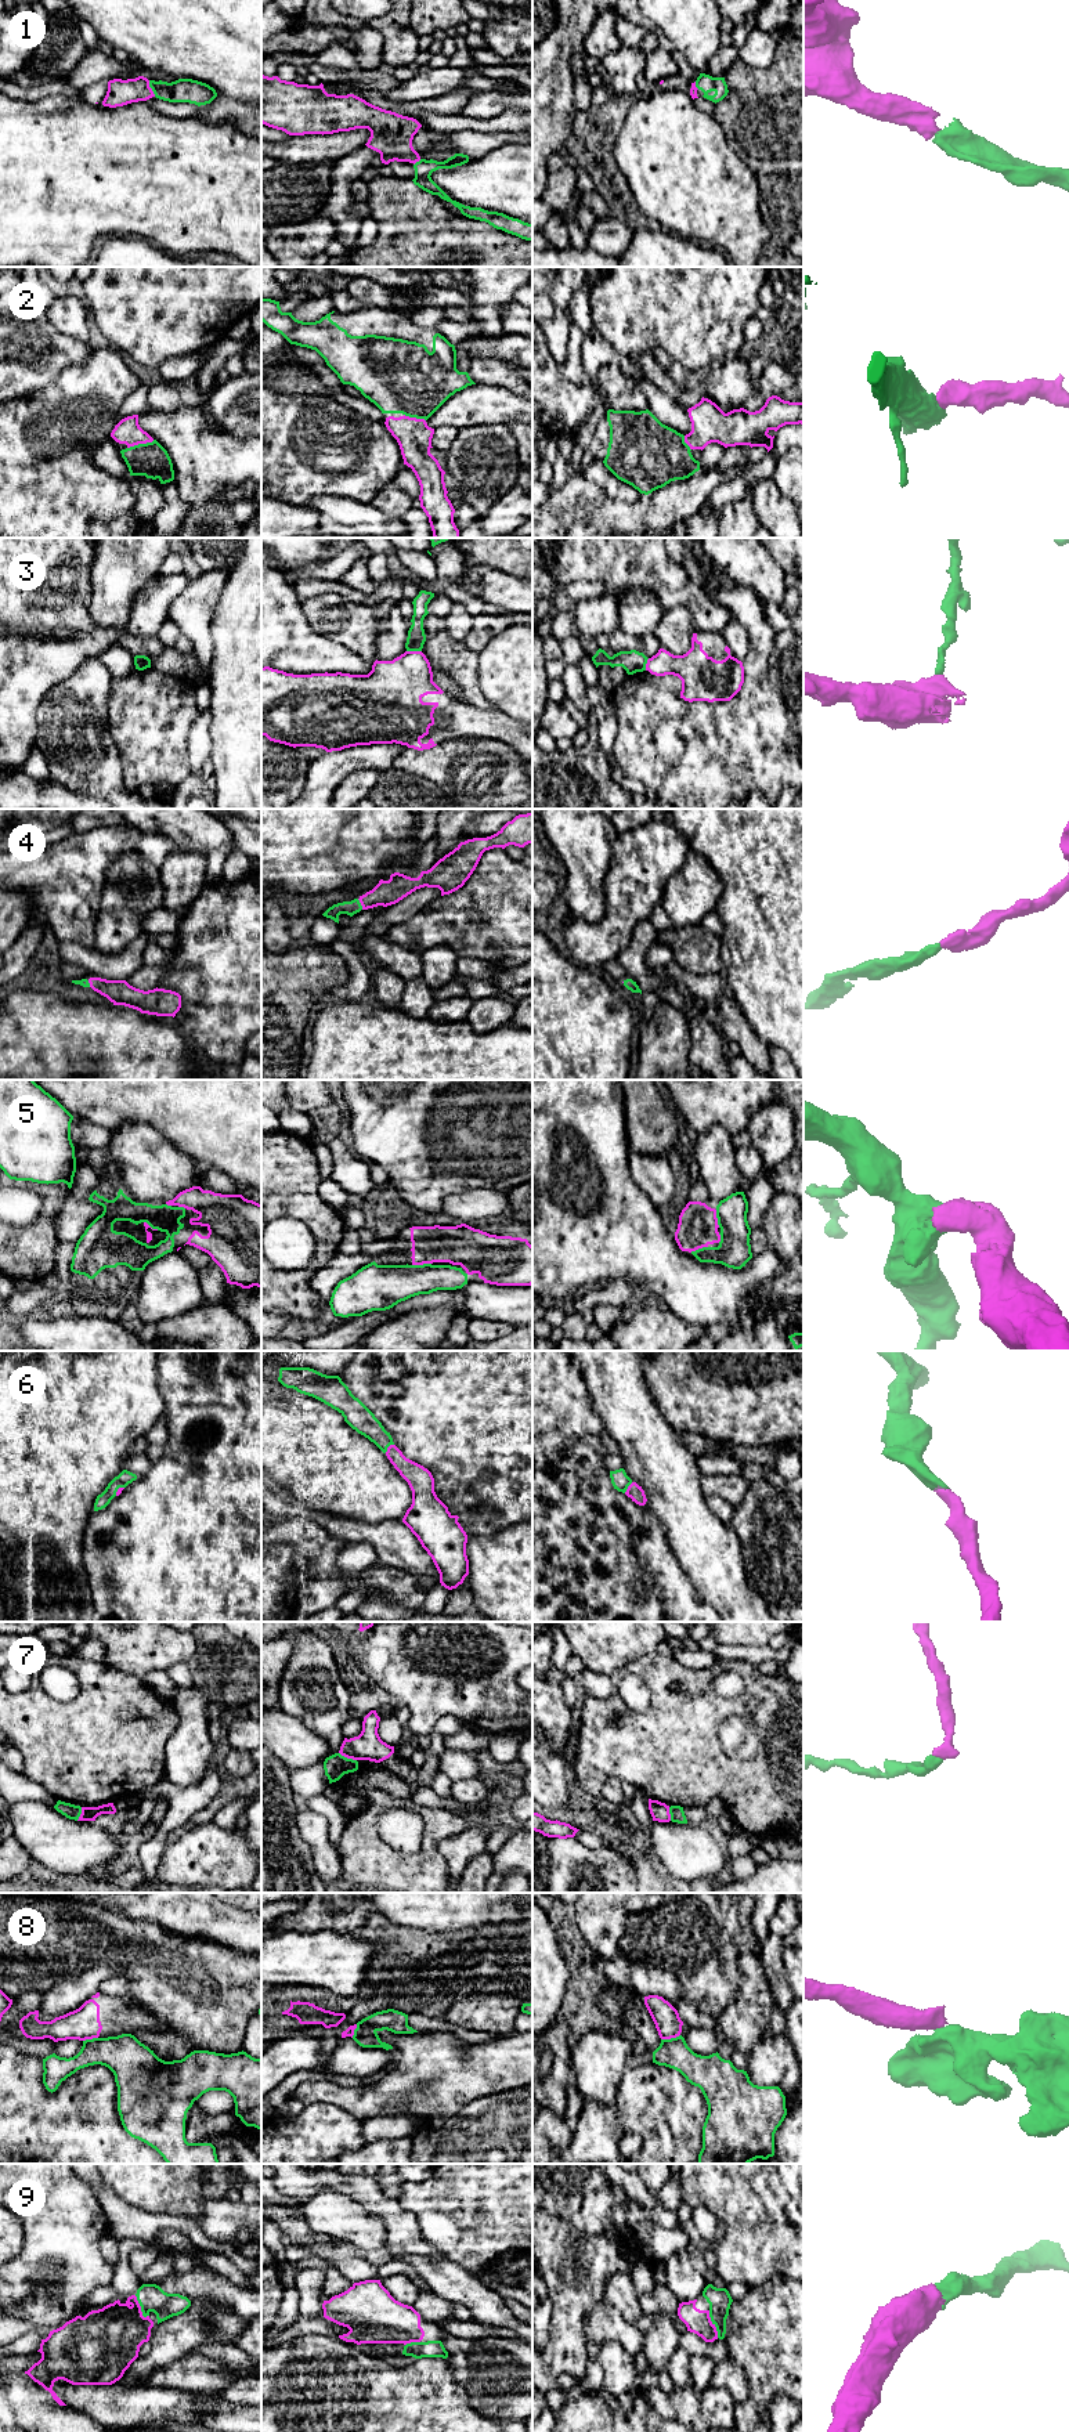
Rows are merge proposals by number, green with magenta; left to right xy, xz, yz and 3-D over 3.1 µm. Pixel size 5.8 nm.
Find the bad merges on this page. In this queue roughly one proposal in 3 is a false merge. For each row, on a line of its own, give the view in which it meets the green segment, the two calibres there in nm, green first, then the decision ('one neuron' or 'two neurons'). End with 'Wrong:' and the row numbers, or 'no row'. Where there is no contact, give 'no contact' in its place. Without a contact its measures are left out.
1: meets green in xy; 140 nm thick on the green side, 150 nm on the other; one neuron
2: meets green in xy; 200 nm thick on the green side, 150 nm on the other; one neuron
3: meets green in xz; 110 nm thick on the green side, 320 nm on the other; two neurons
4: meets green in xz; 80 nm thick on the green side, 150 nm on the other; one neuron
5: meets green in xz; 260 nm thick on the green side, 220 nm on the other; one neuron
6: meets green in xz; 150 nm thick on the green side, 140 nm on the other; one neuron
7: meets green in xz; 140 nm thick on the green side, 160 nm on the other; two neurons
8: meets green in yz; 180 nm thick on the green side, 150 nm on the other; two neurons
9: meets green in yz; 140 nm thick on the green side, 140 nm on the other; one neuron
Wrong: 3, 7, 8

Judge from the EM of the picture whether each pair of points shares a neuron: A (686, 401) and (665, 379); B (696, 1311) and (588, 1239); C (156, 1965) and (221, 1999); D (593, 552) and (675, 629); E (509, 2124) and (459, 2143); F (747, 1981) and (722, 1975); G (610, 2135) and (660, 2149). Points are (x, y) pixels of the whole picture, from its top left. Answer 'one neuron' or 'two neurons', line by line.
A: one neuron
B: one neuron
C: one neuron
D: two neurons
E: one neuron
F: two neurons
G: two neurons

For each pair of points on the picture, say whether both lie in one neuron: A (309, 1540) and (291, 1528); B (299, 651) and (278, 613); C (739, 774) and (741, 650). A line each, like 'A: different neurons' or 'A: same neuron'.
A: same neuron
B: same neuron
C: different neurons

